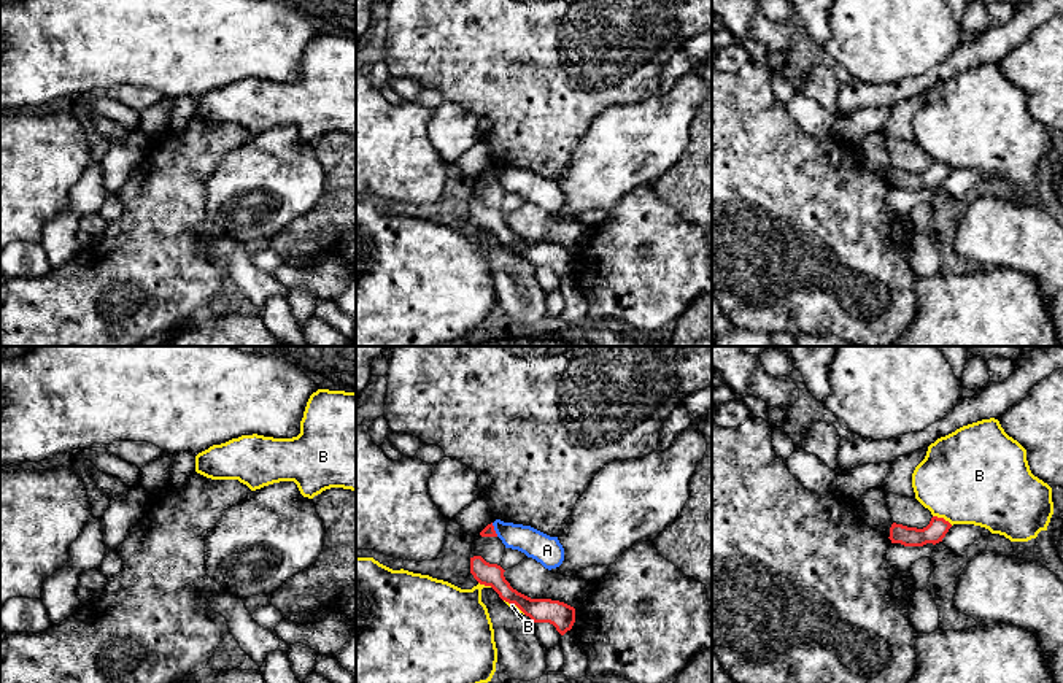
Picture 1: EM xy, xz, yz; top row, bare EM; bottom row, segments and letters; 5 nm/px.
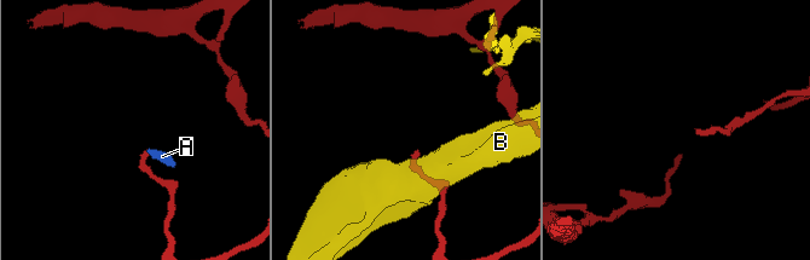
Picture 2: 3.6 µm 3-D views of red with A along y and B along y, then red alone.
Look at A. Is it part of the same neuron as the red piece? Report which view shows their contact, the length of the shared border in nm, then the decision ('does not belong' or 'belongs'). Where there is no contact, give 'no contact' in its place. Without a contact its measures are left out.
contact in xz; length 80 nm; does not belong

